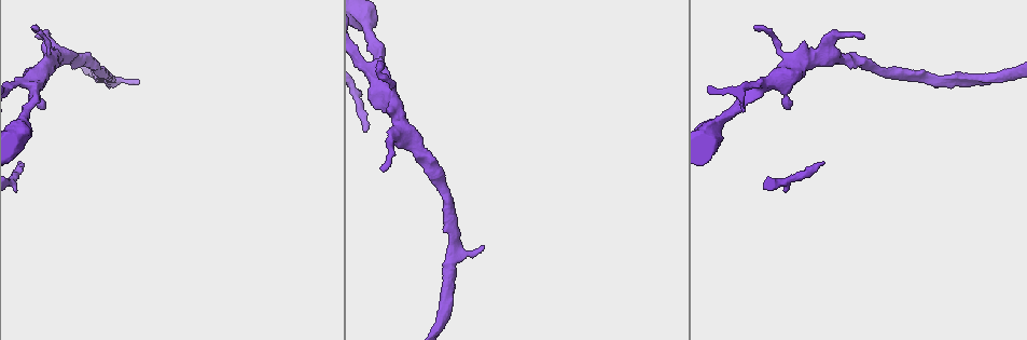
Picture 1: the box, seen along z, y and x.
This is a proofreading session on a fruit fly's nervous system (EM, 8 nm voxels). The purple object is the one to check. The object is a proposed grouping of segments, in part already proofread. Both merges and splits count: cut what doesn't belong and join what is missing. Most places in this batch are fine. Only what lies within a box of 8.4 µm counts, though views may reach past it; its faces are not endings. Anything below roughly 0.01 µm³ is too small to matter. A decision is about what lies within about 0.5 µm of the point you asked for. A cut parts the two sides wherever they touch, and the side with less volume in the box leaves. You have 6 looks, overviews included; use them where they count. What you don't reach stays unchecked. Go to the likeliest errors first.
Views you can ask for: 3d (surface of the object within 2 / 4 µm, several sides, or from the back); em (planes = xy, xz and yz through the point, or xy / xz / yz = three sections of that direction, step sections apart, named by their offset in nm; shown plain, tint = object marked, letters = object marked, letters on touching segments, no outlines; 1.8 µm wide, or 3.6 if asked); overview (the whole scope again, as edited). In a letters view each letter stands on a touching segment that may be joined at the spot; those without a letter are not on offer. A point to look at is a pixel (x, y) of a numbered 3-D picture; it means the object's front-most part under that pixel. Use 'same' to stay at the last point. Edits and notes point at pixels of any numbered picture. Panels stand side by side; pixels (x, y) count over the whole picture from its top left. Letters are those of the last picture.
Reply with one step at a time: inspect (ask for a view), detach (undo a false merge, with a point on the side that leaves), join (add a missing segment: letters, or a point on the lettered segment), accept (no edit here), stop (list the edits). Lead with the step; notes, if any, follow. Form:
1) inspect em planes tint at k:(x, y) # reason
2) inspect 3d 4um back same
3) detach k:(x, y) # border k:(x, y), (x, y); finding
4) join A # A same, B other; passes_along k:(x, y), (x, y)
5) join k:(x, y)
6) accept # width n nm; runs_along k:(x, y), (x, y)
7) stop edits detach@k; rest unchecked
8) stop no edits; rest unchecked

inspect 3d 2um at 1:(137, 82) # an open end

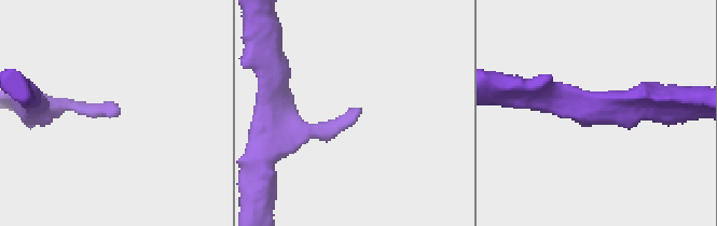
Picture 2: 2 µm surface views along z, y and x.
inspect em 3.6um planes letters at 2:(359, 108)

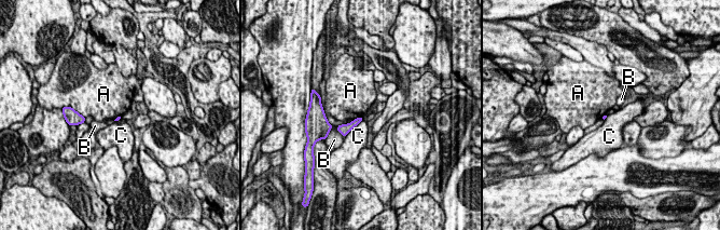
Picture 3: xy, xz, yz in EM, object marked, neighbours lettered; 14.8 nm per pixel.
accept # longest_contact C 400 nm; A other, B other, C other; border 3:(361, 116), (352, 121); none of them fits

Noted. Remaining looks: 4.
inspect 3d 4um at 1:(863, 34) # free end

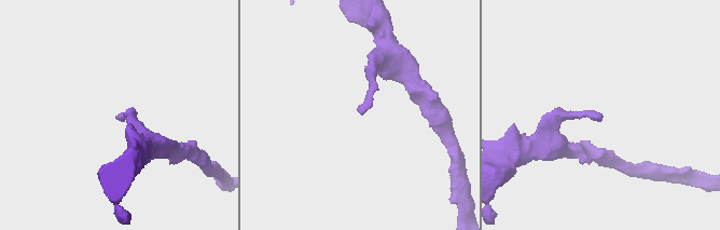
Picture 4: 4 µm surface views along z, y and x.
inspect em planes tint at 4:(359, 109)

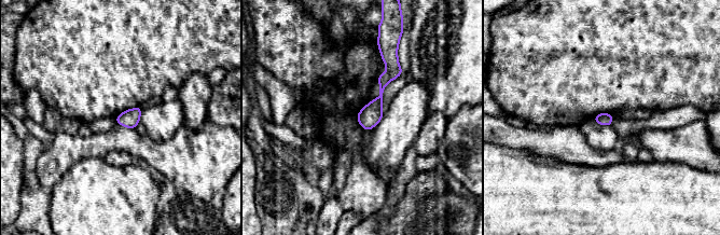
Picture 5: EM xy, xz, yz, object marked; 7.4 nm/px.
inspect em planes letters same # see the neighbours

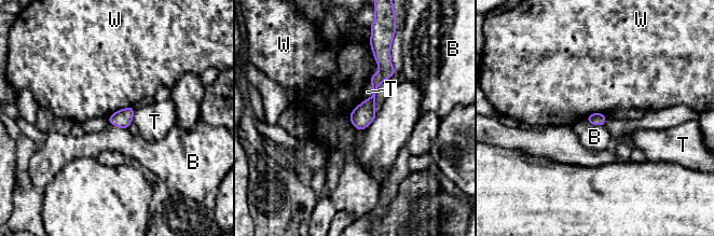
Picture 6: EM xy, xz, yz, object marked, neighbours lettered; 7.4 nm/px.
accept # B other, T other, W other; border 6:(133, 106), (119, 109), (108, 118); none of them fits

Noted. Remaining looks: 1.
stop no edits; rest unchecked

